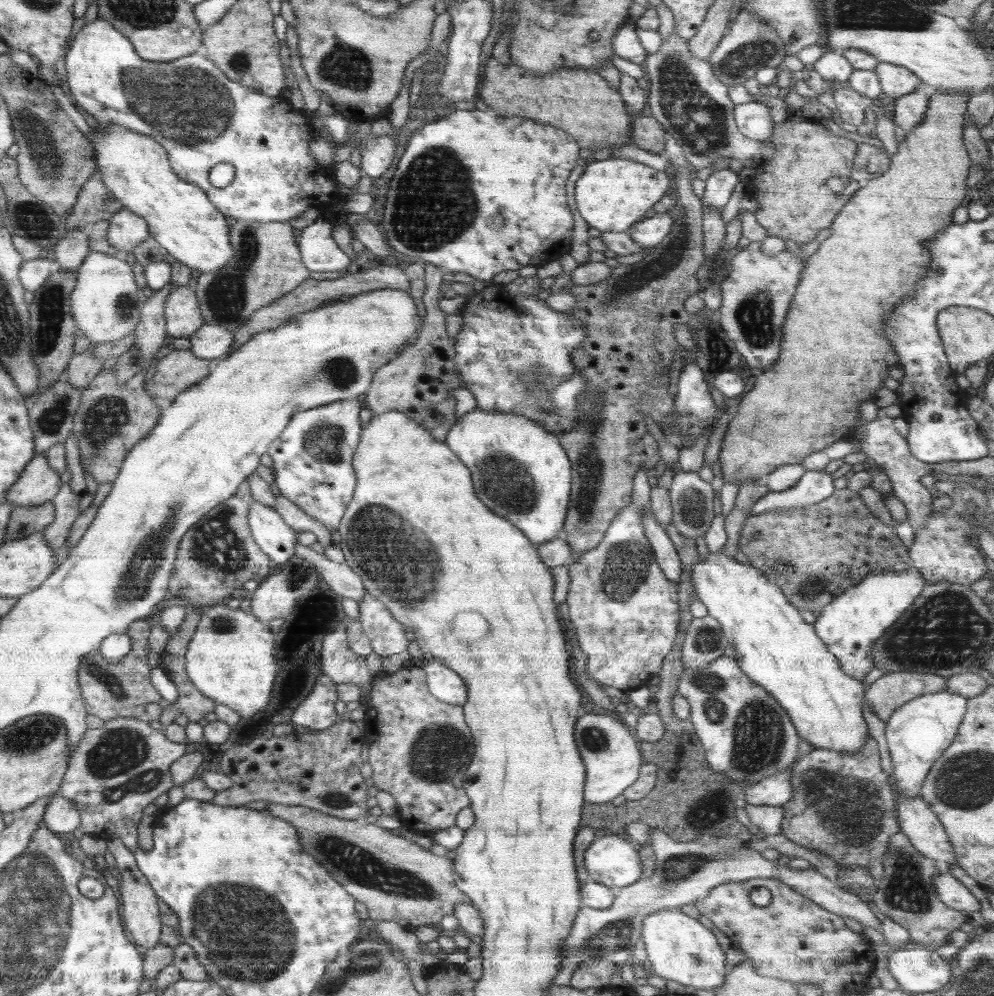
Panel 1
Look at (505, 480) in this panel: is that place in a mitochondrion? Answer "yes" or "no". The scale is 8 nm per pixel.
yes

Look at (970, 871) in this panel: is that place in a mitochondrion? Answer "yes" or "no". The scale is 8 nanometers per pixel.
no

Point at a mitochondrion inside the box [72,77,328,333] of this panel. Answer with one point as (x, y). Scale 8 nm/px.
(226, 295)

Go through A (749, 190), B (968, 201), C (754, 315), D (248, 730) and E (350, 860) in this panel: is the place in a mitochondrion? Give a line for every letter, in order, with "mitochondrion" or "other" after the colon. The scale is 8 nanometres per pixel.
A: other
B: other
C: mitochondrion
D: other
E: mitochondrion

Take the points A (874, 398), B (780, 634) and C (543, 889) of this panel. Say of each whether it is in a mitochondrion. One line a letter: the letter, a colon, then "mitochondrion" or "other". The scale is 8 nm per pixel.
A: other
B: other
C: other

